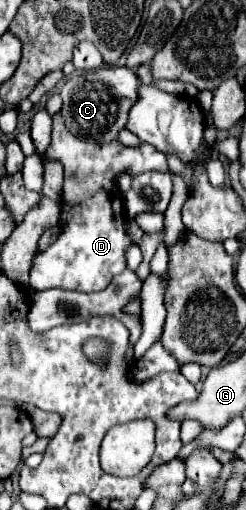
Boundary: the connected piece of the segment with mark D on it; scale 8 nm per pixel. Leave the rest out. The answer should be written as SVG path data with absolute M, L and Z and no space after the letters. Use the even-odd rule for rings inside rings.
M60 113L52 115L52 143L44 153L46 159L60 161L64 165L64 185L62 185L62 211L60 211L60 235L58 239L32 261L30 269L30 289L72 289L72 291L100 291L116 275L126 269L126 249L132 239L126 233L124 201L116 185L116 177L128 173L135 177L147 171L170 173L166 155L148 143L138 147L124 147L120 141L110 141L106 145L86 143L72 135ZM80 171L82 181L74 181L72 173Z

